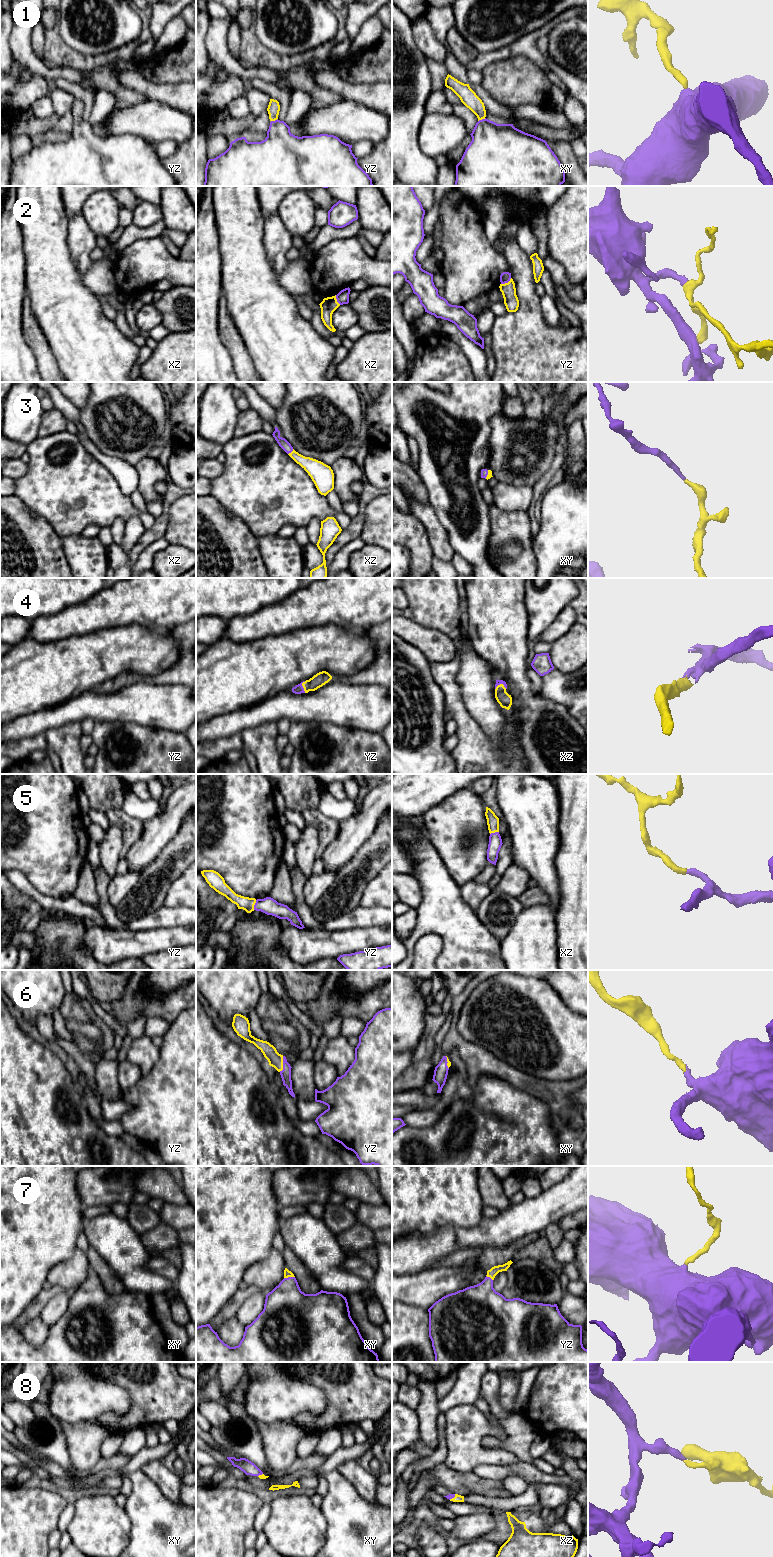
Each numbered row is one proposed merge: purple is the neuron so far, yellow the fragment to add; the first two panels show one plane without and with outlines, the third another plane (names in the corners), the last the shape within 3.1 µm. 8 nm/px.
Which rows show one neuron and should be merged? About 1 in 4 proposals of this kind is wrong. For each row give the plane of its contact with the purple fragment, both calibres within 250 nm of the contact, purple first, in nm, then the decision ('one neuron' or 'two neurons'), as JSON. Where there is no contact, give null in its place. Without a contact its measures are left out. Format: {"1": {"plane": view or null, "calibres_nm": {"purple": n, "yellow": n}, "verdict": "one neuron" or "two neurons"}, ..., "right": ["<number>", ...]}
{"1": {"plane": "xy", "calibres_nm": {"purple": 380, "yellow": 140}, "verdict": "one neuron"}, "2": {"plane": "yz", "calibres_nm": {"purple": 90, "yellow": 120}, "verdict": "two neurons"}, "3": {"plane": "xz", "calibres_nm": {"purple": 80, "yellow": 150}, "verdict": "one neuron"}, "4": {"plane": "xz", "calibres_nm": {"purple": 50, "yellow": 110}, "verdict": "one neuron"}, "5": {"plane": "yz", "calibres_nm": {"purple": 140, "yellow": 110}, "verdict": "one neuron"}, "6": {"plane": "yz", "calibres_nm": {"purple": 80, "yellow": 120}, "verdict": "one neuron"}, "7": {"plane": "xy", "calibres_nm": {"purple": 360, "yellow": 60}, "verdict": "one neuron"}, "8": {"plane": "xz", "calibres_nm": {"purple": 50, "yellow": 60}, "verdict": "one neuron"}, "right": ["1", "3", "4", "5", "6", "7", "8"]}

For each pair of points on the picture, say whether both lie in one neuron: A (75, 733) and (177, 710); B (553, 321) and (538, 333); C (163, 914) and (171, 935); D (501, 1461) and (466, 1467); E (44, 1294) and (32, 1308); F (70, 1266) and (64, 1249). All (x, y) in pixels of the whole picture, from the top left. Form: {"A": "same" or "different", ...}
{"A": "different", "B": "different", "C": "different", "D": "same", "E": "same", "F": "different"}

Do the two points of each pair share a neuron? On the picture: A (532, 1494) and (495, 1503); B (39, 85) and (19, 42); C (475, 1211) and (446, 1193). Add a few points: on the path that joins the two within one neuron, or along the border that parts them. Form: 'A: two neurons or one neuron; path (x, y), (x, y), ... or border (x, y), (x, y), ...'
A: one neuron; path (523, 1499), (504, 1503)
B: two neurons; border (17, 61), (21, 81), (45, 79)
C: one neuron; path (468, 1211), (453, 1199)

